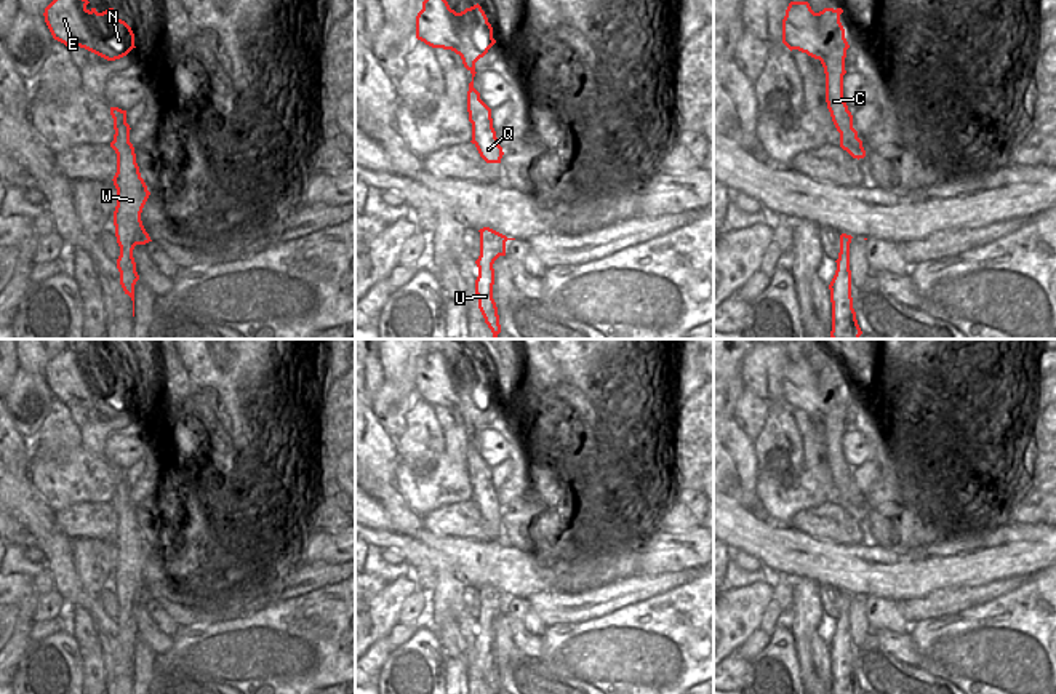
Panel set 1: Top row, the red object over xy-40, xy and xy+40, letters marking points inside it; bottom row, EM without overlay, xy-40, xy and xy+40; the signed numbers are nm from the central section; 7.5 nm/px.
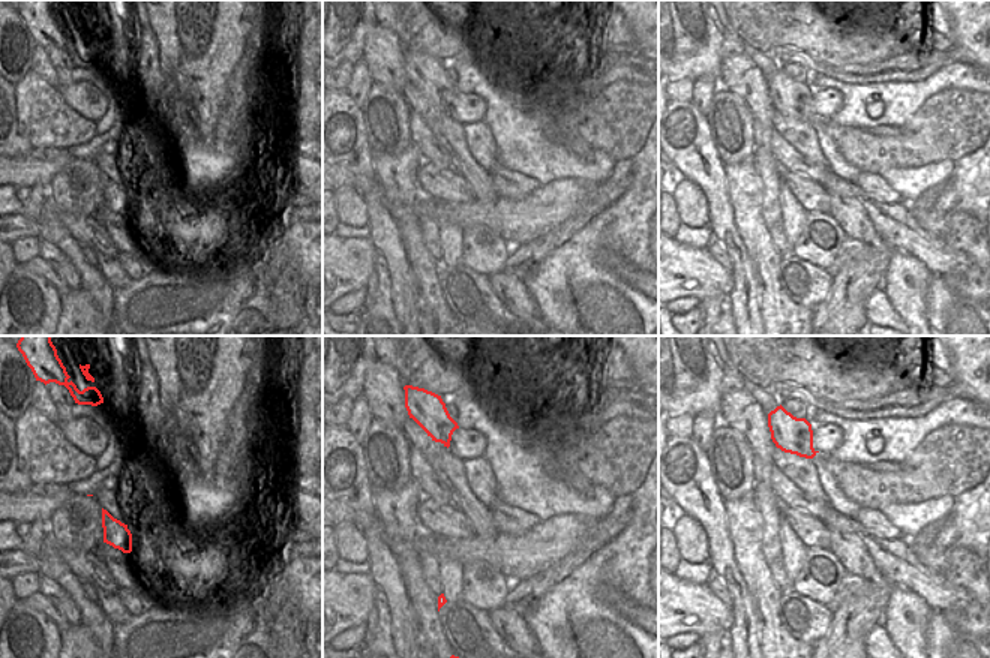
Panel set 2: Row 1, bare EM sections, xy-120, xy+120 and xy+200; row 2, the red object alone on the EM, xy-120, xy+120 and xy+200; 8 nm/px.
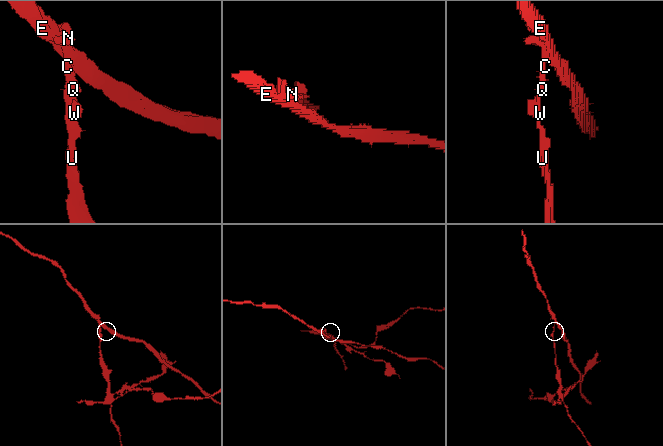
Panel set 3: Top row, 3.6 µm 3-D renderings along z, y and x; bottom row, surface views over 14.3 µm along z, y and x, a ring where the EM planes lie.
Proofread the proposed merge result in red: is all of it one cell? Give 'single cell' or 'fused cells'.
fused cells

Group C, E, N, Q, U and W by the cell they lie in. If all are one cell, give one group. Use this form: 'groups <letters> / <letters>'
groups C E N / Q U W

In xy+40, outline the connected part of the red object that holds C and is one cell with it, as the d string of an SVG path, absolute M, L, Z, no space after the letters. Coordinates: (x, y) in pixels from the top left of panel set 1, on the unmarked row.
M790 360L782 377L782 401L819 417L826 432L826 461L832 480L851 481L851 470L843 457L846 408L842 366L814 371L808 360Z

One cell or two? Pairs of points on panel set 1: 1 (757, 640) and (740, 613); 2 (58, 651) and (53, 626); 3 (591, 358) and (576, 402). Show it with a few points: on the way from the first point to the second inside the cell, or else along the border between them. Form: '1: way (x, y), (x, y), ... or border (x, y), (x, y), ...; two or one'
1: border (759, 627), (735, 650); two
2: border (64, 630), (31, 642); two
3: border (600, 371), (586, 390), (565, 387), (543, 400); two

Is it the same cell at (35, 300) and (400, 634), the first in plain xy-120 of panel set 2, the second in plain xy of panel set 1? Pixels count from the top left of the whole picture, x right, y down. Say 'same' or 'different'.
different

